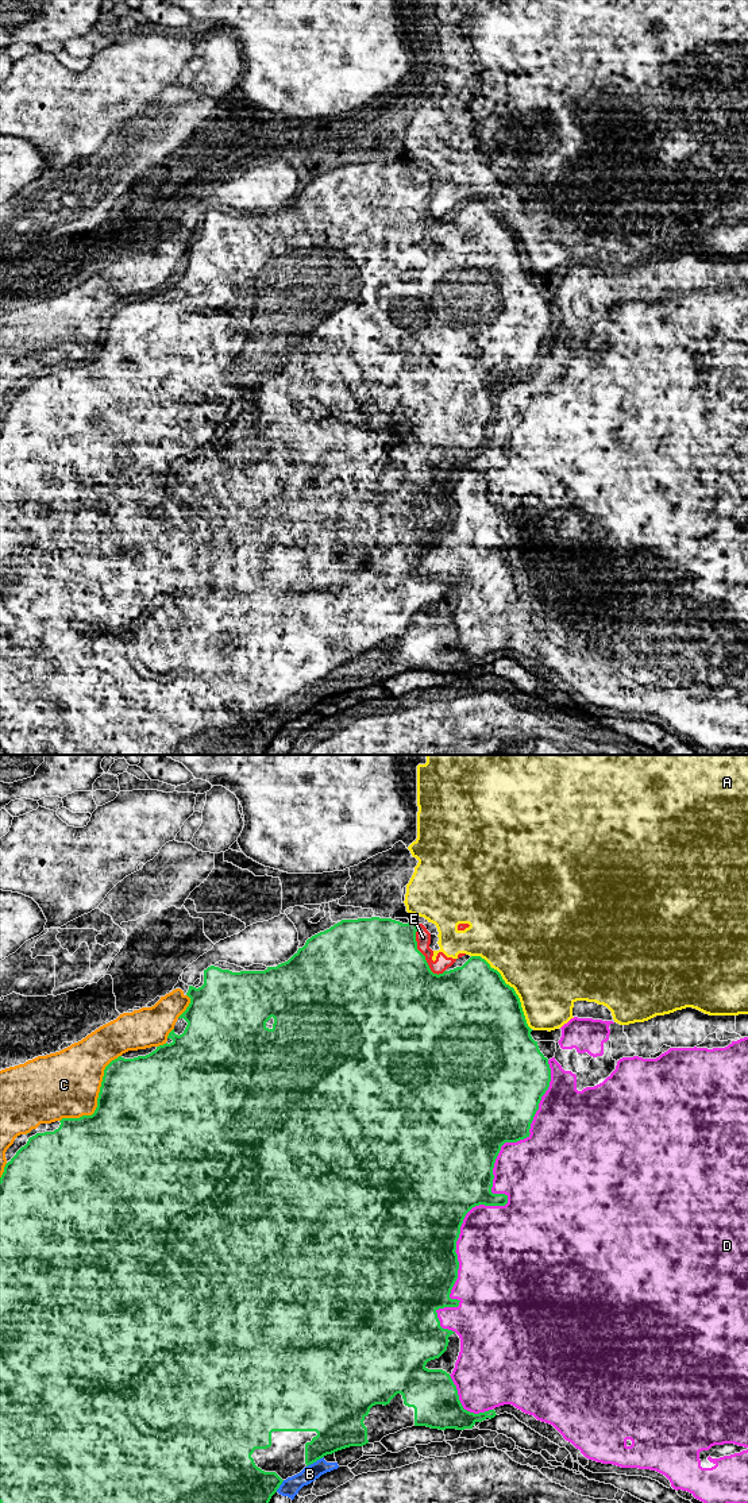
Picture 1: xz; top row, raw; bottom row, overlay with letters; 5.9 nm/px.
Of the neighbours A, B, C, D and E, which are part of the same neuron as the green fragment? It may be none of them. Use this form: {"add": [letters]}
{"add": ["E"]}

